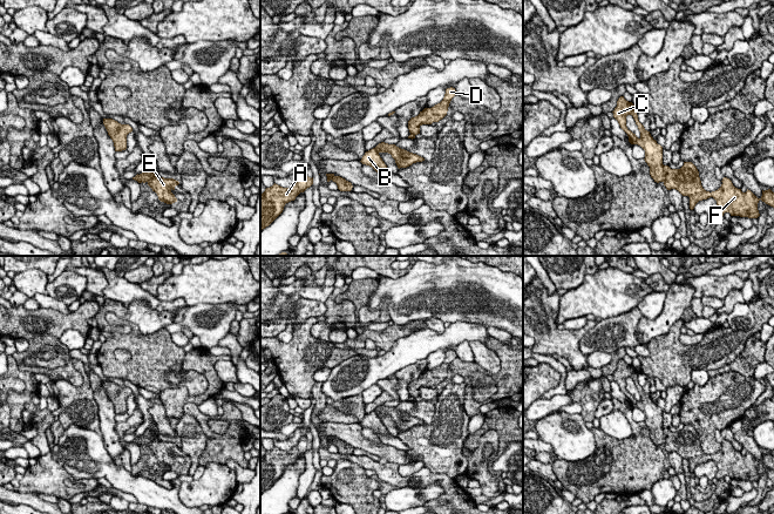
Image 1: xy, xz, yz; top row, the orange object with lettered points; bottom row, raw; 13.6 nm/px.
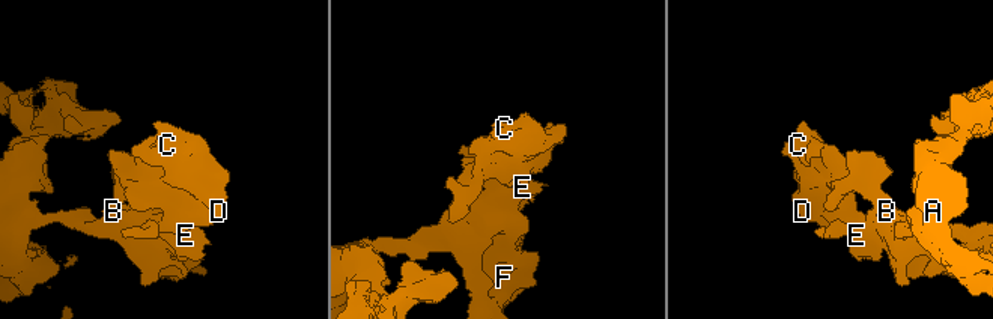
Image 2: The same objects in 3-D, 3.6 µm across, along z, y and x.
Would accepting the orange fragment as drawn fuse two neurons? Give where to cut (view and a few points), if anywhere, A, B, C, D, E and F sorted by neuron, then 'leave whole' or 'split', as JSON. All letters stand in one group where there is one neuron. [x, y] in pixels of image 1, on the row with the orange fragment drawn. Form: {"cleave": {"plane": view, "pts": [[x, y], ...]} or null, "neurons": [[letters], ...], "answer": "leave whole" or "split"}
{"cleave": {"plane": "xy", "pts": [[142, 173], [150, 173], [154, 176]]}, "neurons": [["A", "E", "F"], ["B", "C", "D"]], "answer": "split"}

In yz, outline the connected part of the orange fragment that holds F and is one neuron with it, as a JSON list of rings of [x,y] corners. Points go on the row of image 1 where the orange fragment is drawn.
[[[684,162],[680,169],[671,169],[664,165],[665,181],[664,185],[667,190],[675,189],[683,196],[690,197],[690,209],[693,210],[699,201],[713,197],[717,201],[718,217],[729,212],[731,216],[740,216],[748,218],[758,218],[760,216],[758,203],[761,199],[766,204],[774,208],[774,192],[762,190],[762,196],[758,198],[751,190],[742,192],[733,185],[727,177],[722,178],[721,187],[715,191],[706,191],[699,177],[699,171],[692,162]]]

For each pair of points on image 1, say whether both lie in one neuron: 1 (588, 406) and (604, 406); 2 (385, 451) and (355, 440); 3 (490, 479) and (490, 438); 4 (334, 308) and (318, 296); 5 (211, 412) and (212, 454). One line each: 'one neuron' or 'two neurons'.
1: two neurons
2: one neuron
3: one neuron
4: two neurons
5: two neurons

